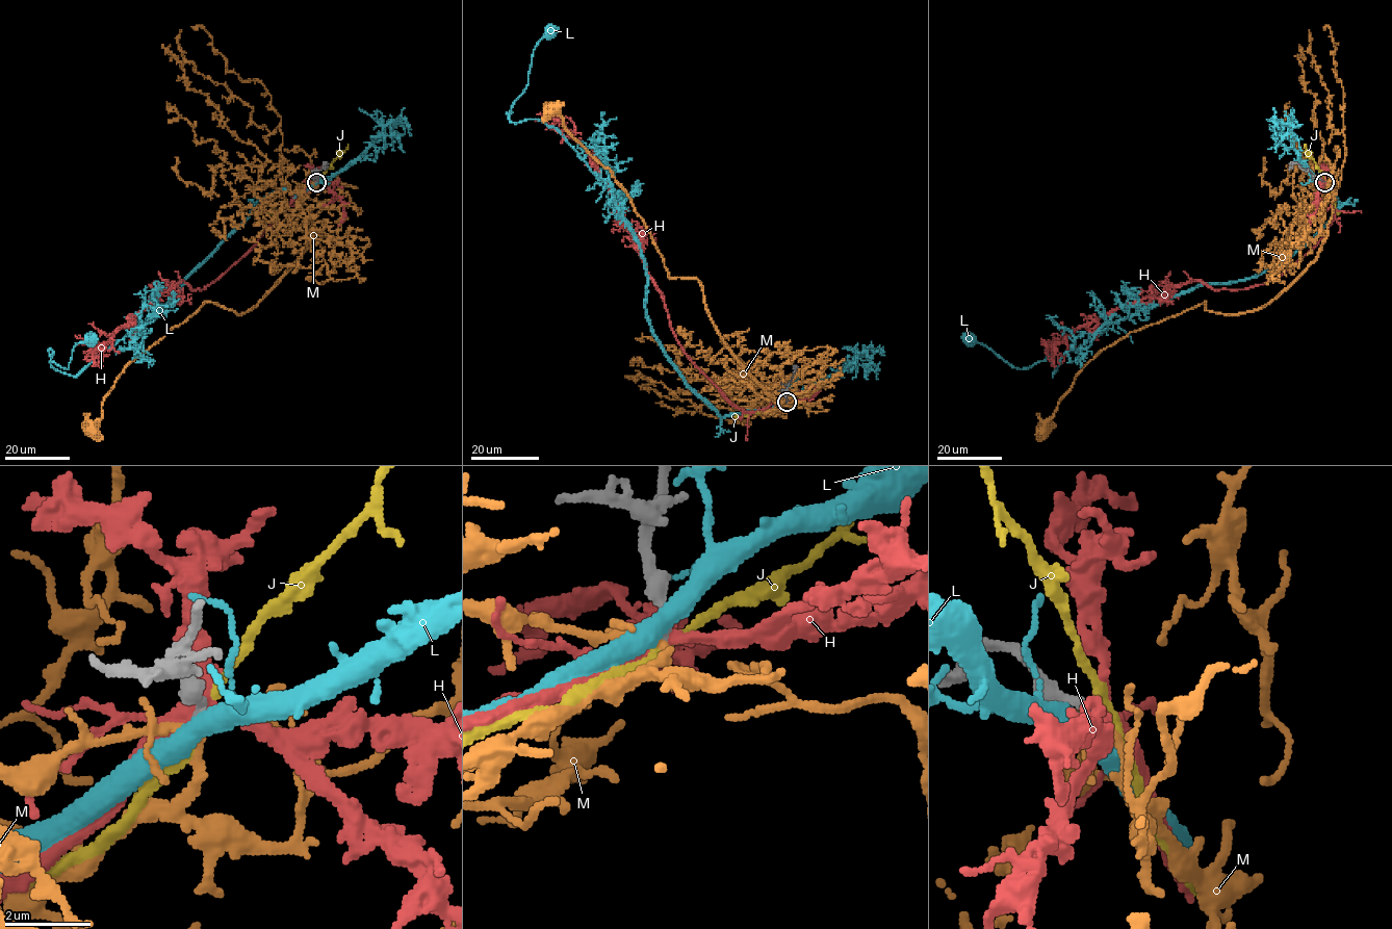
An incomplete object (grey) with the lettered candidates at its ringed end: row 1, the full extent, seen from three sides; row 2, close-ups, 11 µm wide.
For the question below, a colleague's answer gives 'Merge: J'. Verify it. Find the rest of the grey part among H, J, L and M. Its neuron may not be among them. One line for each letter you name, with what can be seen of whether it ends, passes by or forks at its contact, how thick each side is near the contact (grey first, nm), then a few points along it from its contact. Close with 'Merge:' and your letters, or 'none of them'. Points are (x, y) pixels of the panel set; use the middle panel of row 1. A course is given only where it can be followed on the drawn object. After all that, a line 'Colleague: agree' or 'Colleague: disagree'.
J: it passes by; 220 nm thick on the grey side, 240 nm on the other; it runs (787, 402), (772, 409), (733, 416)
Merge: J
Colleague: agree

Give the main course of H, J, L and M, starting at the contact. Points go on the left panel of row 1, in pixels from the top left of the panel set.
H: (317, 182), (205, 288), (192, 289), (181, 281), (100, 345), (95, 362), (103, 366)
J: (317, 181), (309, 191), (298, 196), (287, 206), (274, 212), (266, 212)
L: (317, 182), (257, 202), (161, 309), (78, 373), (51, 365), (49, 349), (68, 368), (74, 346), (89, 340)
M: (316, 182), (298, 198), (311, 213), (301, 257), (251, 309), (205, 301), (139, 353), (92, 428)

